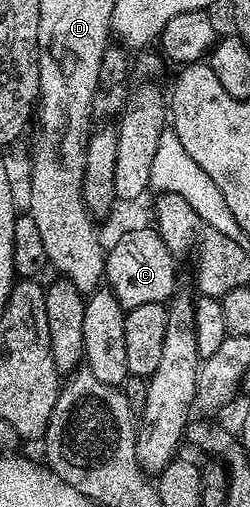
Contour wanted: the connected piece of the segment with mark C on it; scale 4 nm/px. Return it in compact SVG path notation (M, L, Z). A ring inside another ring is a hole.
M154 228L135 229L132 233L127 233L115 246L108 248L105 253L107 268L105 270L106 288L113 291L113 295L121 303L121 307L126 311L133 307L141 307L141 303L164 303L172 296L175 285L175 261L176 254L165 247L165 243L160 239Z

